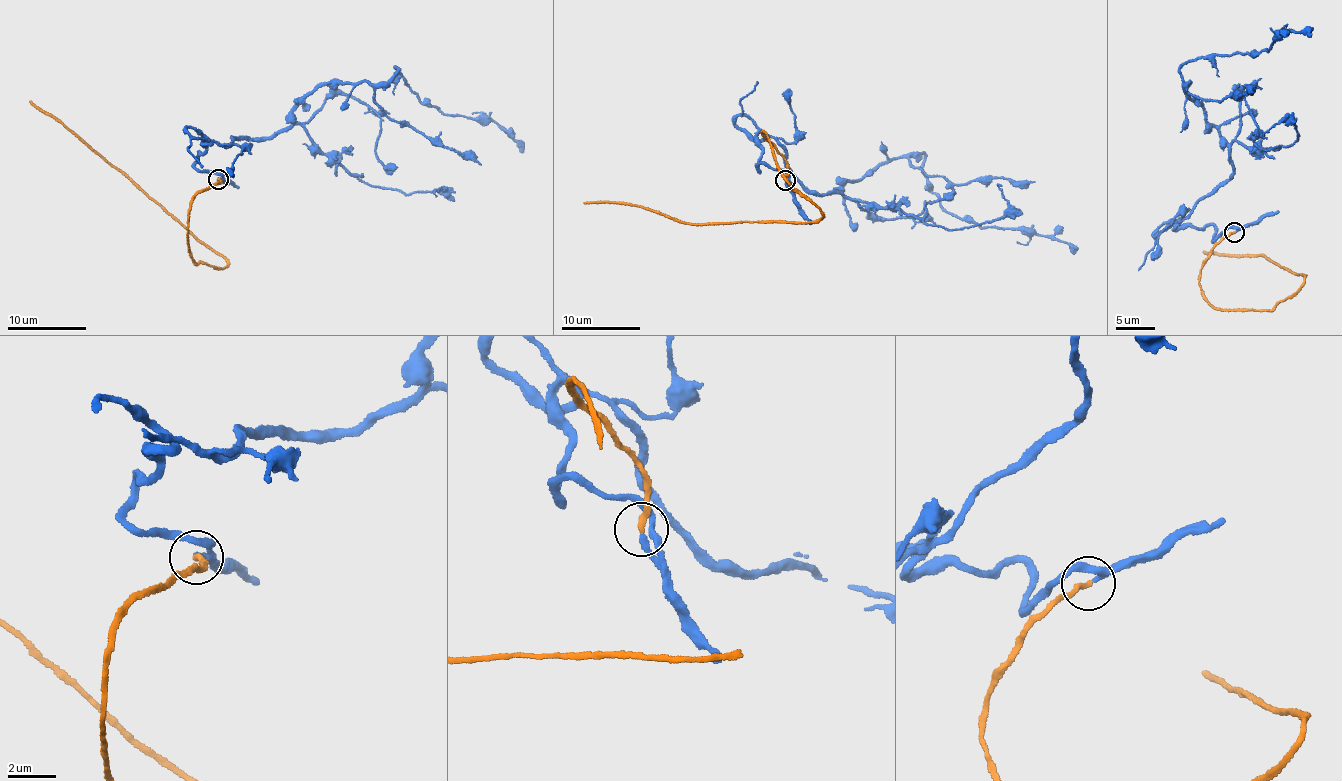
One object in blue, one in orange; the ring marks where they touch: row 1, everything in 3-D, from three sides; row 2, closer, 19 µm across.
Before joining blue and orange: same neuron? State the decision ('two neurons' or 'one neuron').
one neuron

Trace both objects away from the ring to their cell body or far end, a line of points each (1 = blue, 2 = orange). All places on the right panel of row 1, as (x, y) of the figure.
1: (1235, 232), (1213, 240), (1211, 224), (1178, 221), (1235, 168), (1181, 67), (1267, 52), (1284, 28), (1312, 36)
2: (1233, 232), (1212, 249), (1200, 275), (1214, 307), (1271, 310), (1302, 284), (1304, 276), (1262, 255), (1203, 252)

